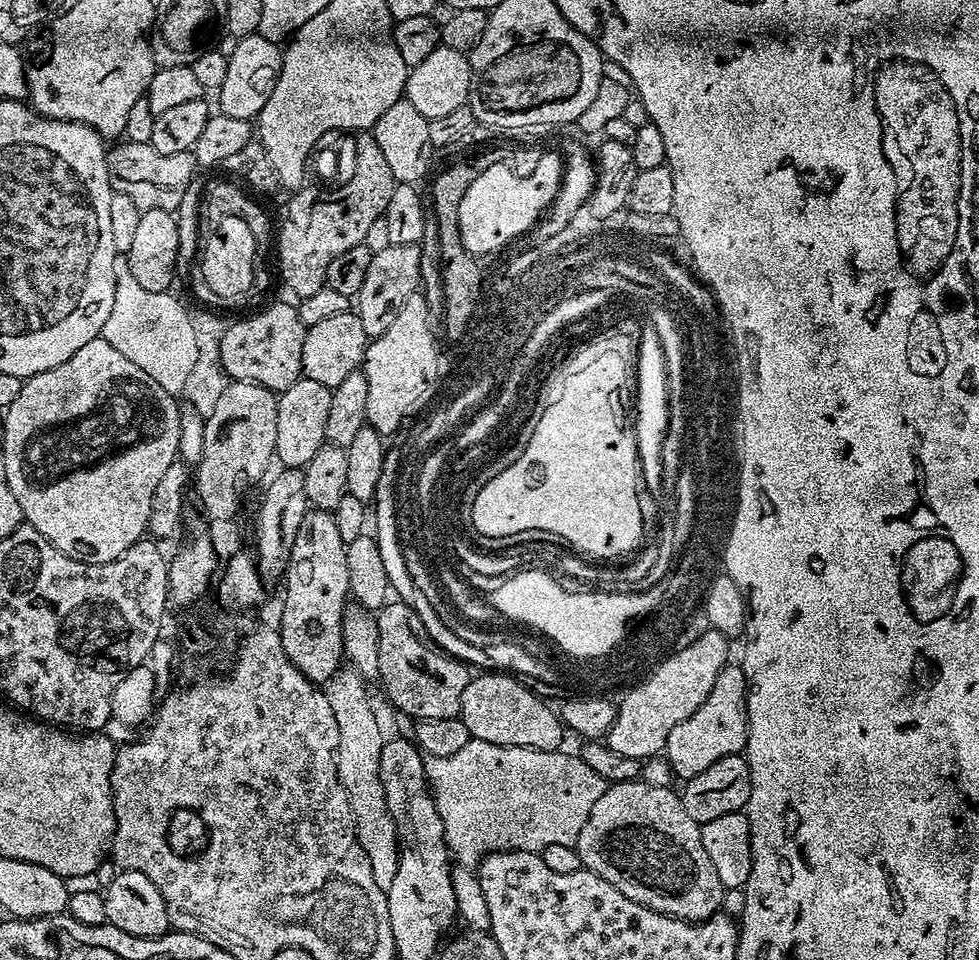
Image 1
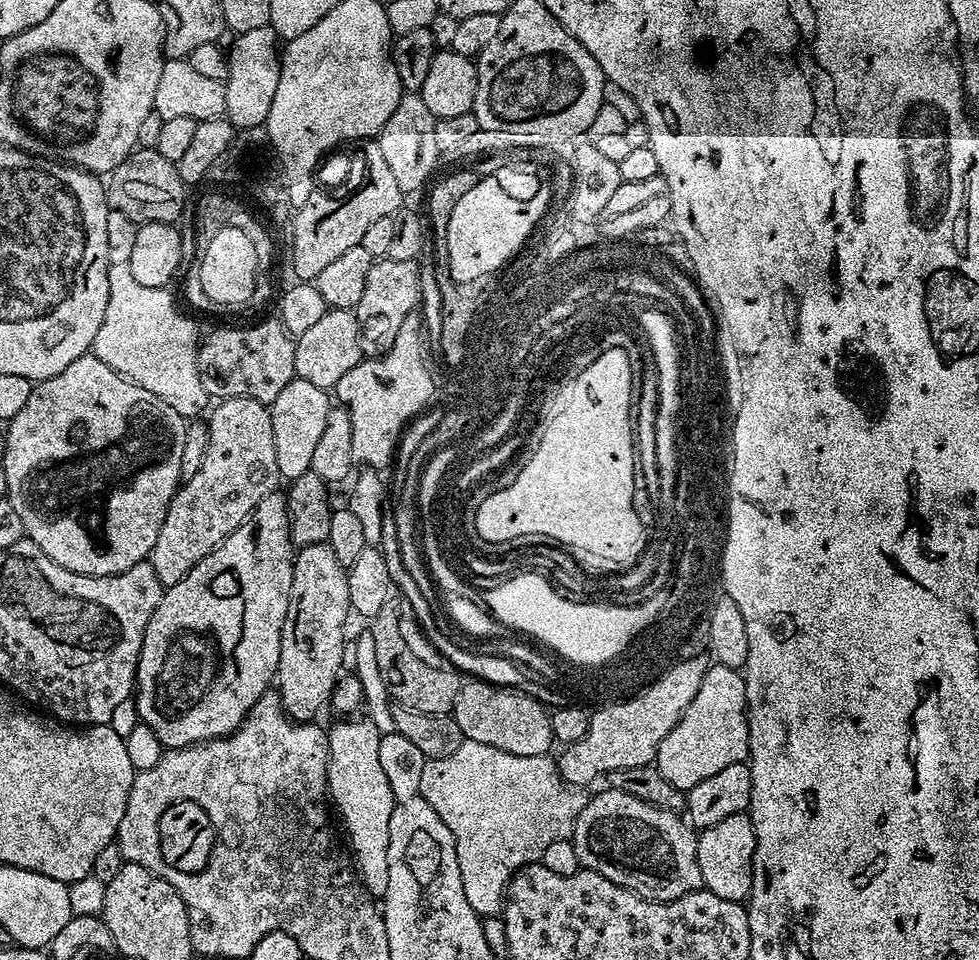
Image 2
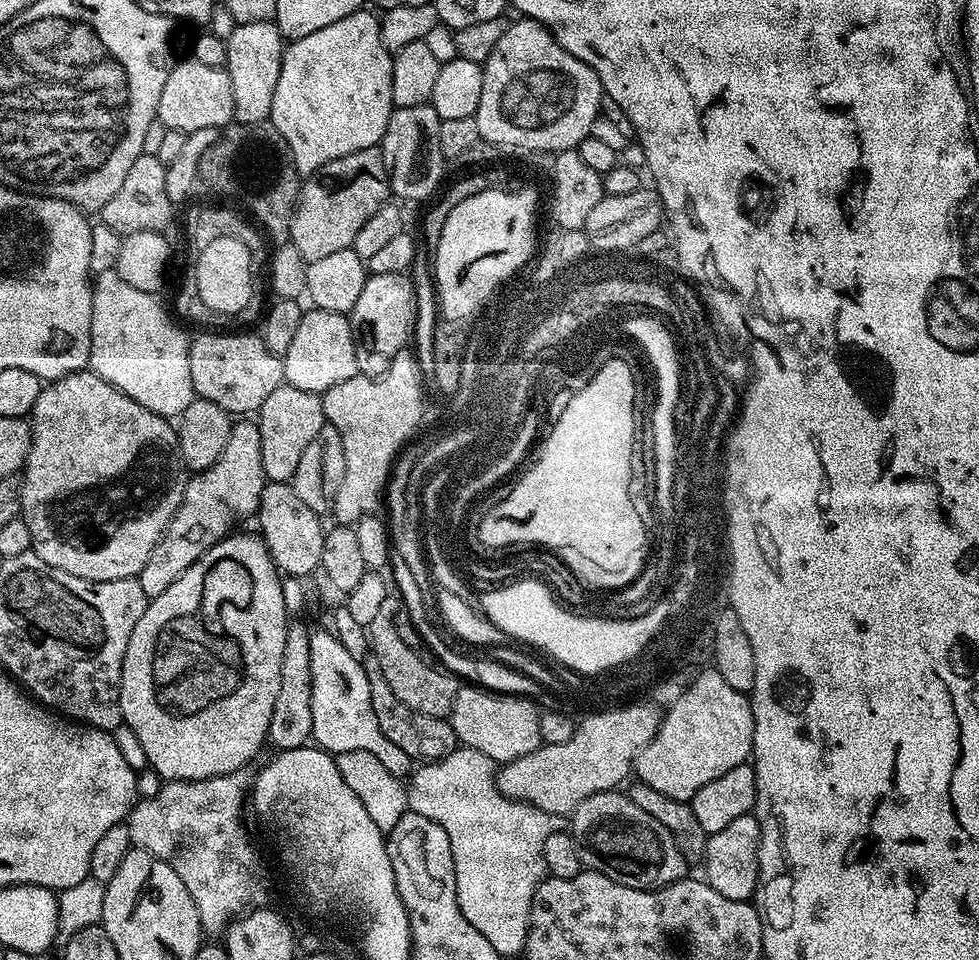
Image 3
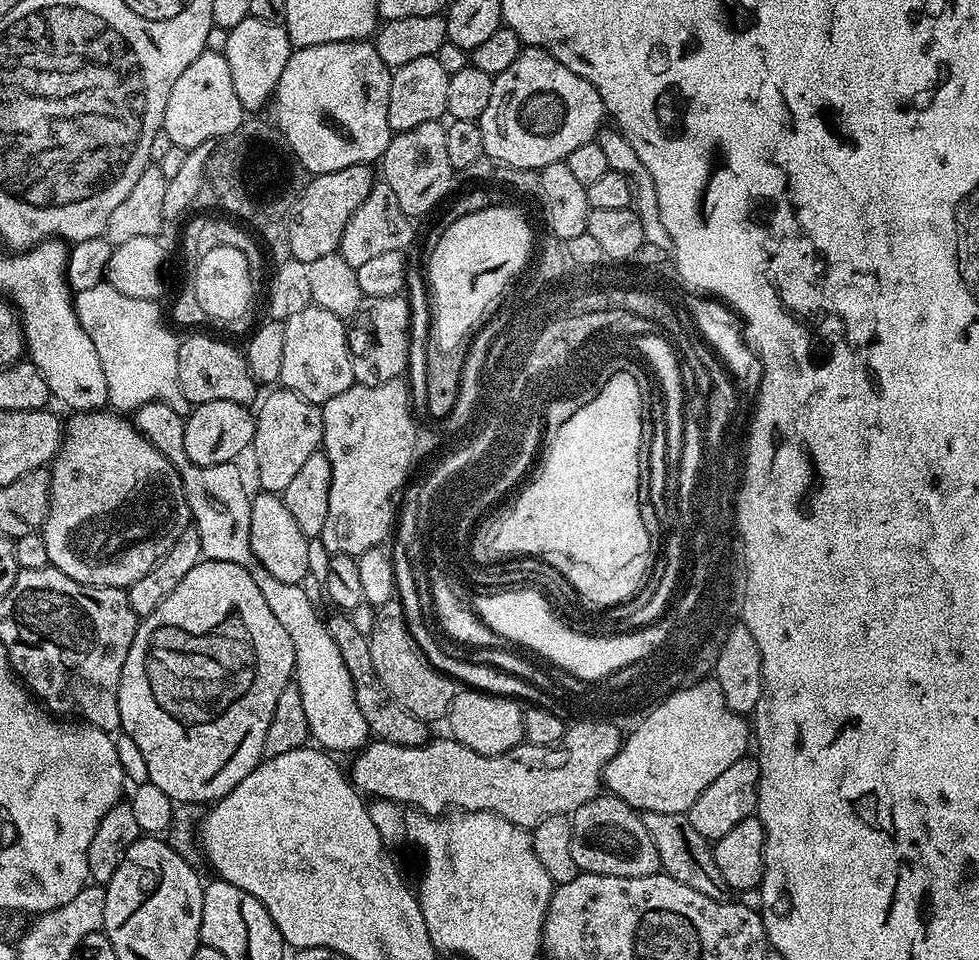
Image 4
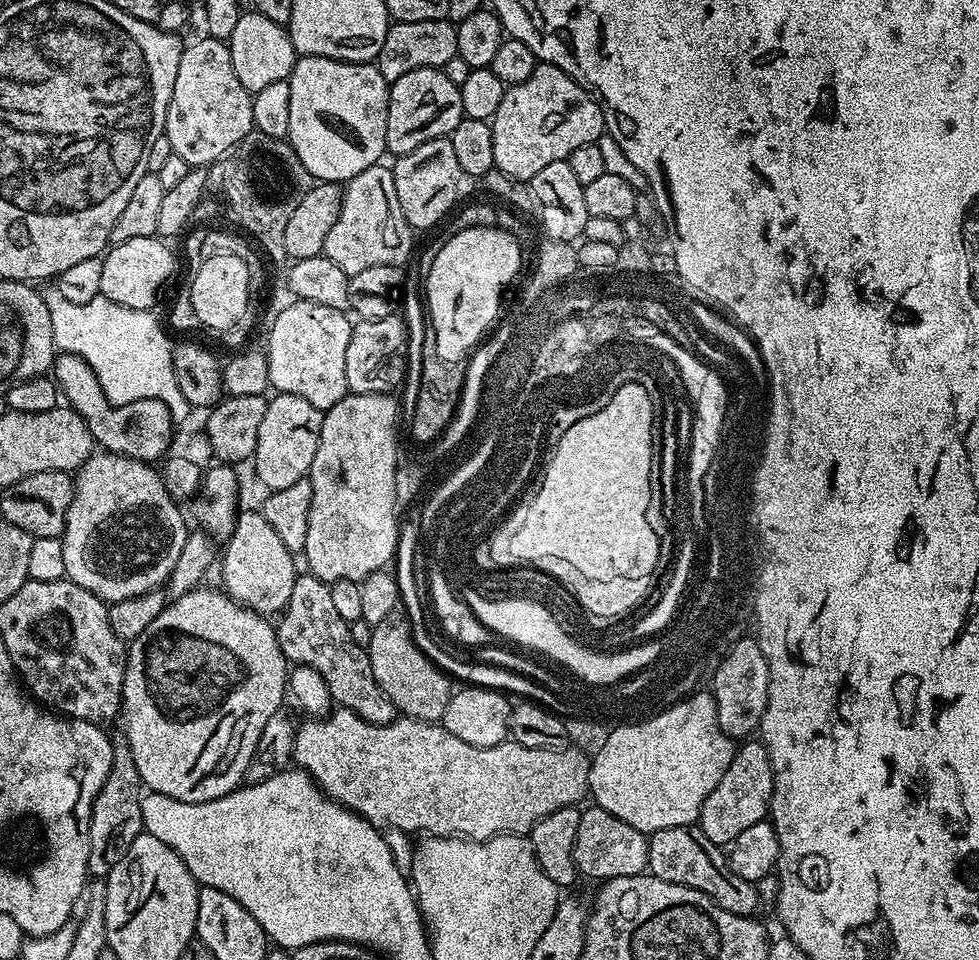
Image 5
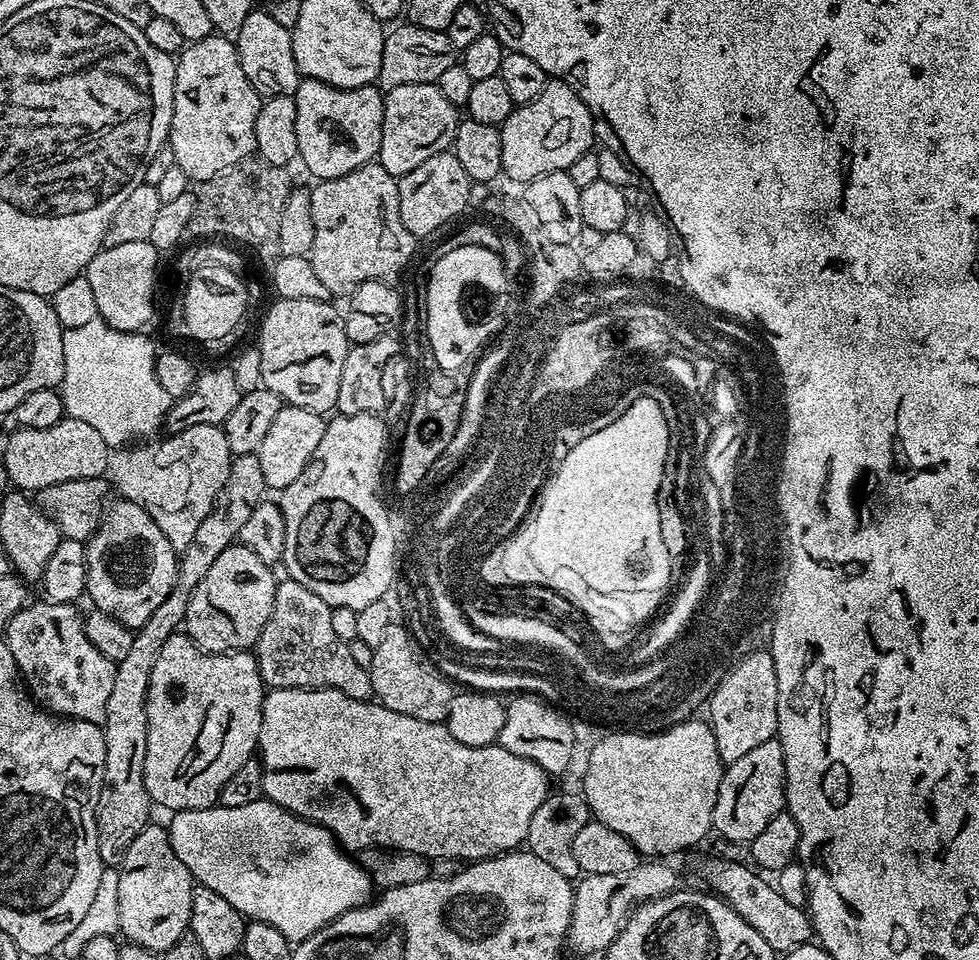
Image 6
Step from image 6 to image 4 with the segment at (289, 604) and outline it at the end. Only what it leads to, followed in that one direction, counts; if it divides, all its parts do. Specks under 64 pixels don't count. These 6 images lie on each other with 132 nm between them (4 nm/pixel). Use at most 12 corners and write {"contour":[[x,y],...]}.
{"contour":[[344,614],[327,621],[369,733],[398,746],[430,739],[429,725],[389,696],[367,636]]}

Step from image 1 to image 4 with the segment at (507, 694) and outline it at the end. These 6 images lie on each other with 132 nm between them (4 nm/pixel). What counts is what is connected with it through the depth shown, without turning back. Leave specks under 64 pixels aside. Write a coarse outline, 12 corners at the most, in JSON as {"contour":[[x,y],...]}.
{"contour":[[457,691],[451,739],[483,756],[525,743],[524,708],[510,696]]}

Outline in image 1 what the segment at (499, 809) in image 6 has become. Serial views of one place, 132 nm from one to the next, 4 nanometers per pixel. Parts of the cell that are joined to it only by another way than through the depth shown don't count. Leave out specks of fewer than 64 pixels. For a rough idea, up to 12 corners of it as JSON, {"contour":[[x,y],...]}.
{"contour":[[711,628],[623,704],[606,743],[641,762],[714,690],[730,640]]}

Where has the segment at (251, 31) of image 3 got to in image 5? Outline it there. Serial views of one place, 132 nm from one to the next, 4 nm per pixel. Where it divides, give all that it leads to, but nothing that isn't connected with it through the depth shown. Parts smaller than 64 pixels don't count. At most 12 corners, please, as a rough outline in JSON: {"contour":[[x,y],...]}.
{"contour":[[255,10],[226,43],[253,94],[283,85],[298,59],[287,27]]}

